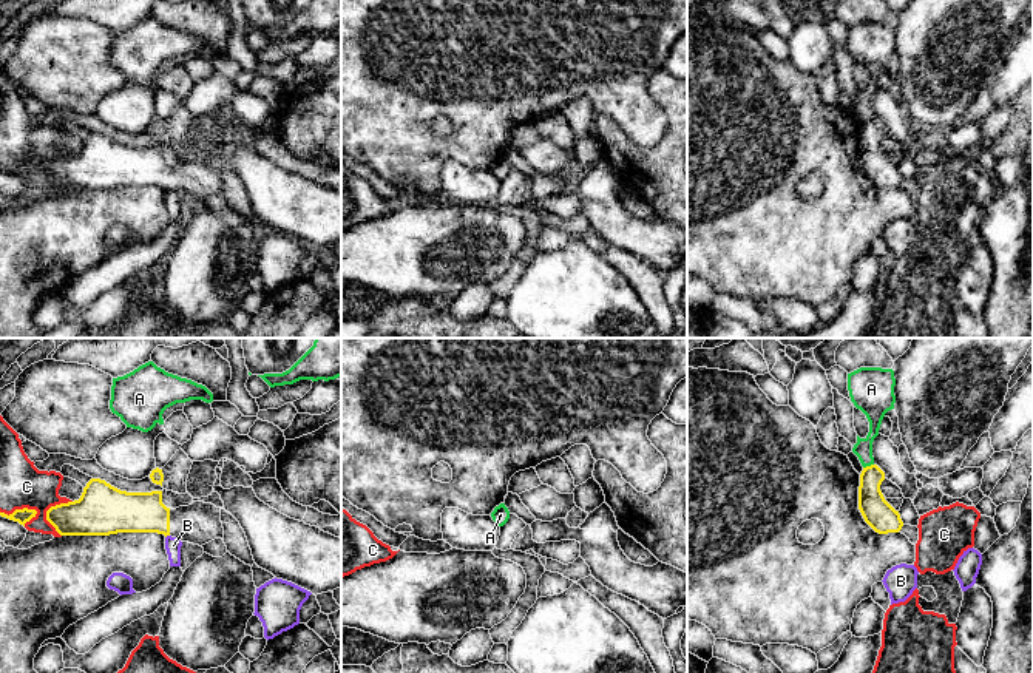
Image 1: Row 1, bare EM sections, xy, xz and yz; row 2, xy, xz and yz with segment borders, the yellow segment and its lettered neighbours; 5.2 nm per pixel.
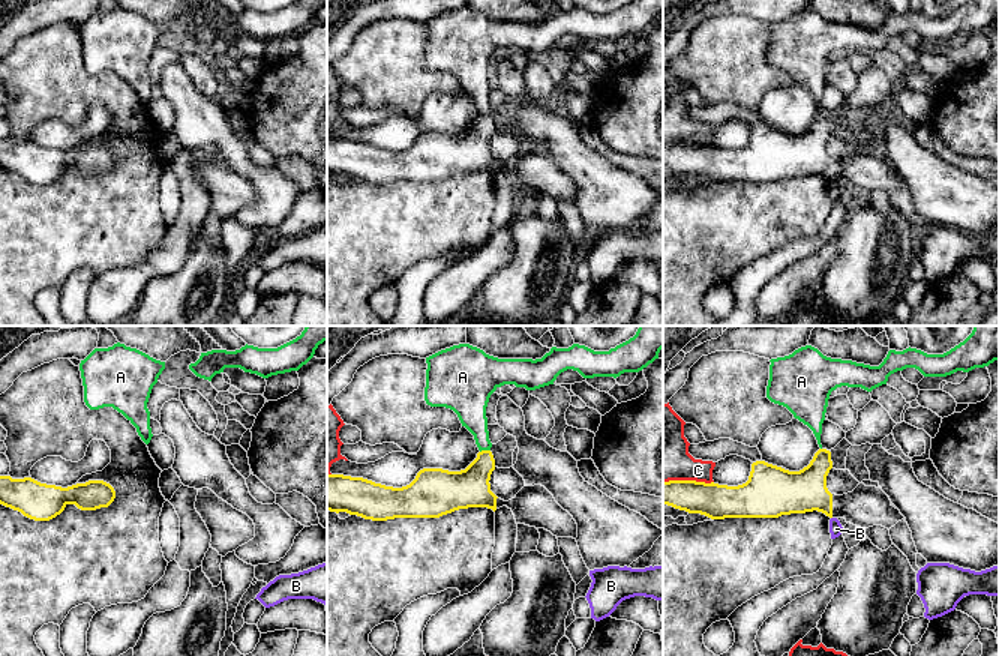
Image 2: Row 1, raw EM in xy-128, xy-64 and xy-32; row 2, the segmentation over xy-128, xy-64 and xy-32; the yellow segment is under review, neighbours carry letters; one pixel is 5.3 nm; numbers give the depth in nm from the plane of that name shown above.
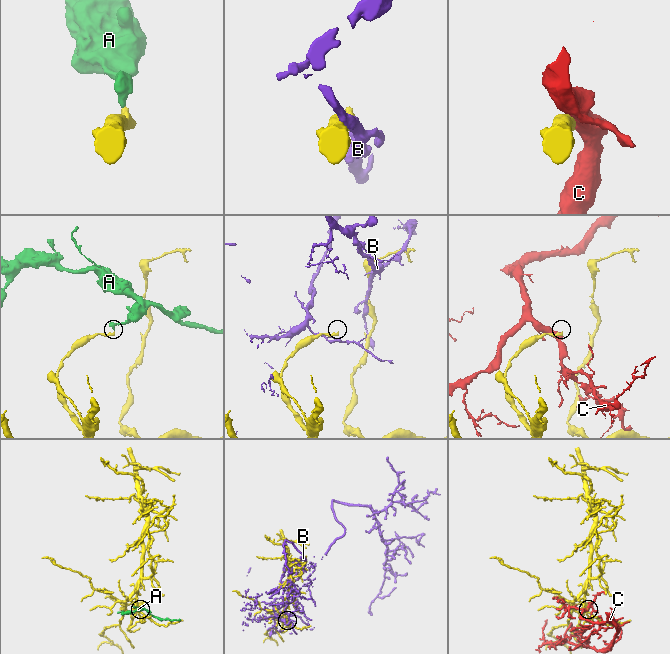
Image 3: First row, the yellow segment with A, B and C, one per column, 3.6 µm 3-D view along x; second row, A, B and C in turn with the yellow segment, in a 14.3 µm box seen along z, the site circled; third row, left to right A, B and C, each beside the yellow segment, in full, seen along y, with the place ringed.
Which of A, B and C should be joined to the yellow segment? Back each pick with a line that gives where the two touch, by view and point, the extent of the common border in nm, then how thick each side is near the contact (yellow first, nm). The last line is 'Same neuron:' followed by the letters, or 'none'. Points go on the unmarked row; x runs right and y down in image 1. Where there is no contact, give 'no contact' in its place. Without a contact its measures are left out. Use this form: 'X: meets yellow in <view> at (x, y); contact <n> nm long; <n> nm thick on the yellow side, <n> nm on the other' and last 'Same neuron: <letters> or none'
Same neuron: none

